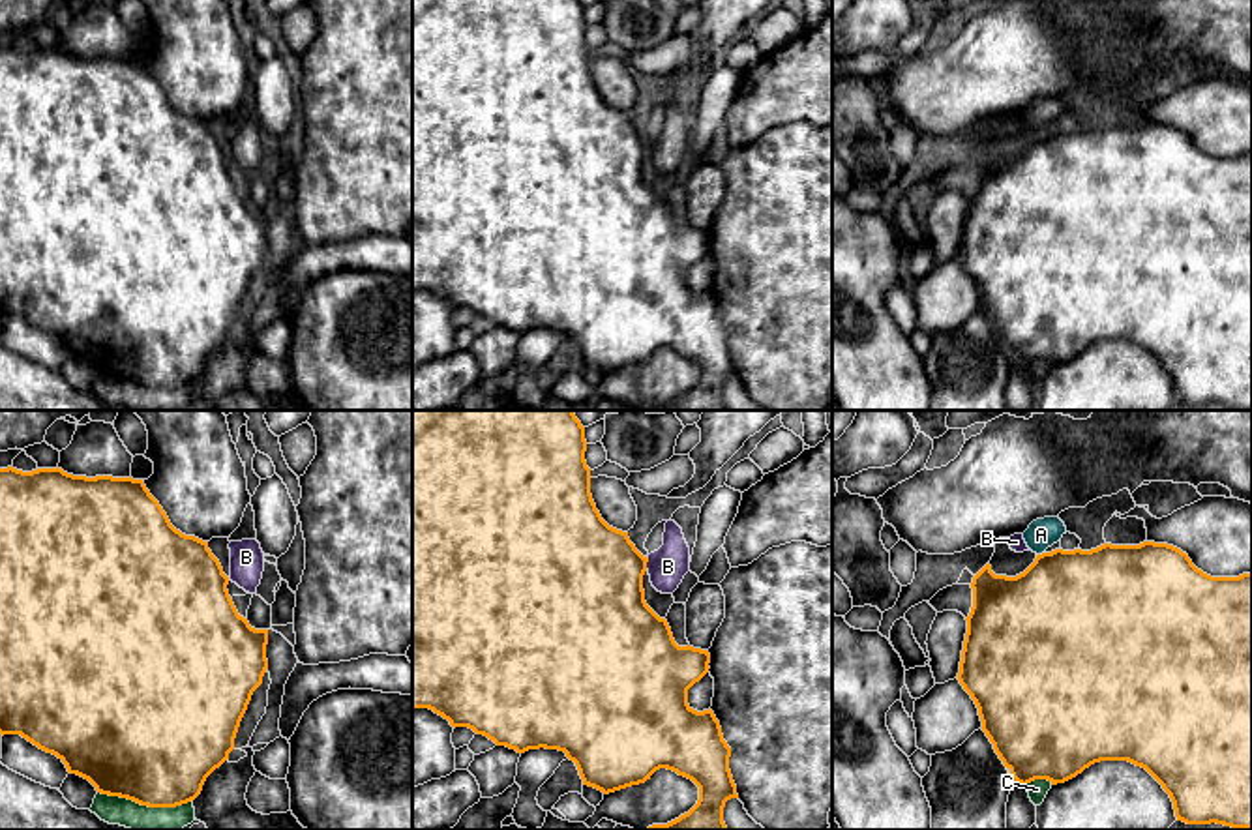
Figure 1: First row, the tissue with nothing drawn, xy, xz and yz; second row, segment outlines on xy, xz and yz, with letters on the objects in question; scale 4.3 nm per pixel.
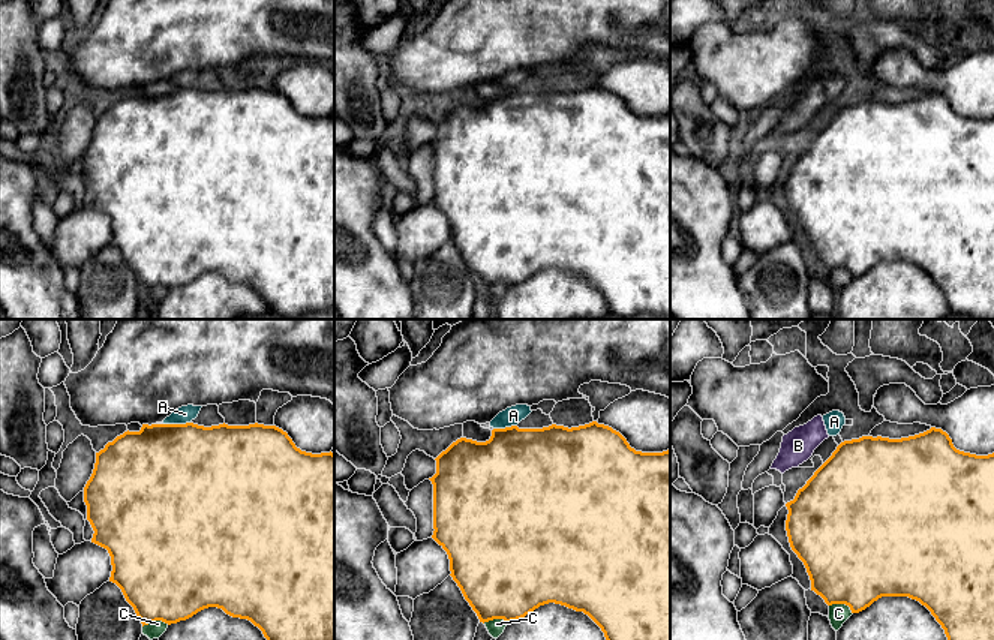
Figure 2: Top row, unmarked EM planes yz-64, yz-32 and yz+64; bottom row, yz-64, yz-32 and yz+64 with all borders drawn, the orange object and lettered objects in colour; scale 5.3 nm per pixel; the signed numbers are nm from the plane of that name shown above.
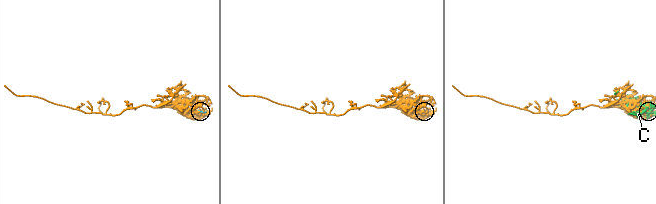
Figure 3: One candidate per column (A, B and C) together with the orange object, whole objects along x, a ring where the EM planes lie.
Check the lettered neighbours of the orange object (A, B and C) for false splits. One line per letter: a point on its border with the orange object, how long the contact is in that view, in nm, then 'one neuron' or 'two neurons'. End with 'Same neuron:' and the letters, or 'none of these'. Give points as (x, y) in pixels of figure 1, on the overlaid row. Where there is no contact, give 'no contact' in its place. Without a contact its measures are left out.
A: yz (1043, 553) | 40 nm | two neurons
B: xz (645, 564) | 50 nm | two neurons
C: yz (1037, 778) | 130 nm | two neurons
Same neuron: none of these

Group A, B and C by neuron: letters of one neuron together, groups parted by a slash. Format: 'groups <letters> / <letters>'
groups A B / C

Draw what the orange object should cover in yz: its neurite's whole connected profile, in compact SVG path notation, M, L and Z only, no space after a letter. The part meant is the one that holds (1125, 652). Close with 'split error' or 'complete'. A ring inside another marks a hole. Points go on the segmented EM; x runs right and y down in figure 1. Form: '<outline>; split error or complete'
M1104 543L1091 551L1063 551L1036 555L1020 575L995 575L986 564L971 583L973 607L961 650L958 680L978 708L982 731L995 753L1010 770L1014 781L1027 785L1048 779L1065 783L1100 761L1128 761L1145 768L1170 794L1177 821L1186 824L1224 824L1252 828L1252 573L1239 577L1211 577L1198 570L1186 553L1168 543L1140 545Z; complete

